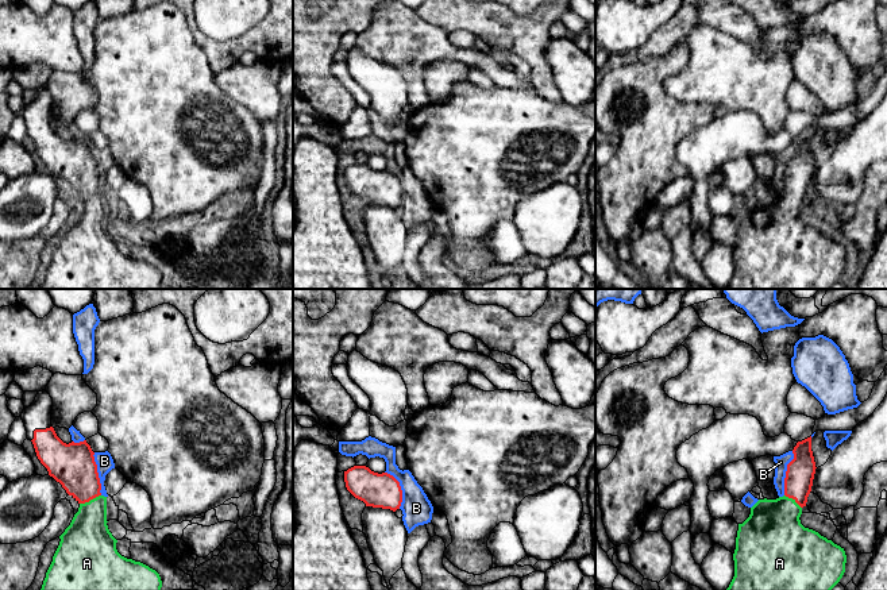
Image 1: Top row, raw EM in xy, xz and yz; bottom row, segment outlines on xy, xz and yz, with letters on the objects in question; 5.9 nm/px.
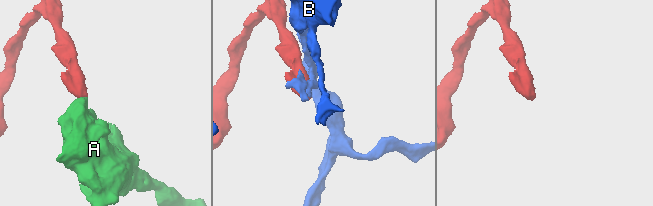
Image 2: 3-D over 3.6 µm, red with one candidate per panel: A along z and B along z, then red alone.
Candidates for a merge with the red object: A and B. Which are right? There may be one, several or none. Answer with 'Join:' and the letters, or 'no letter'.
Join: A

